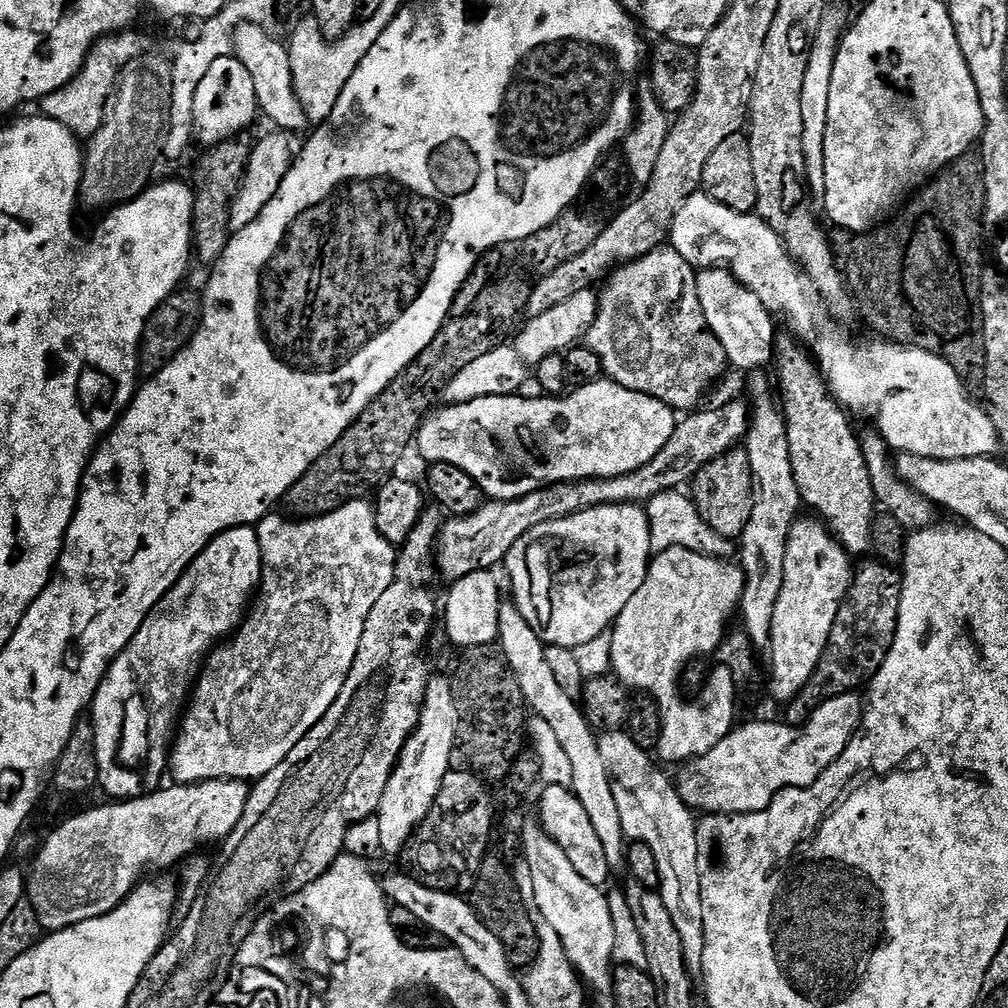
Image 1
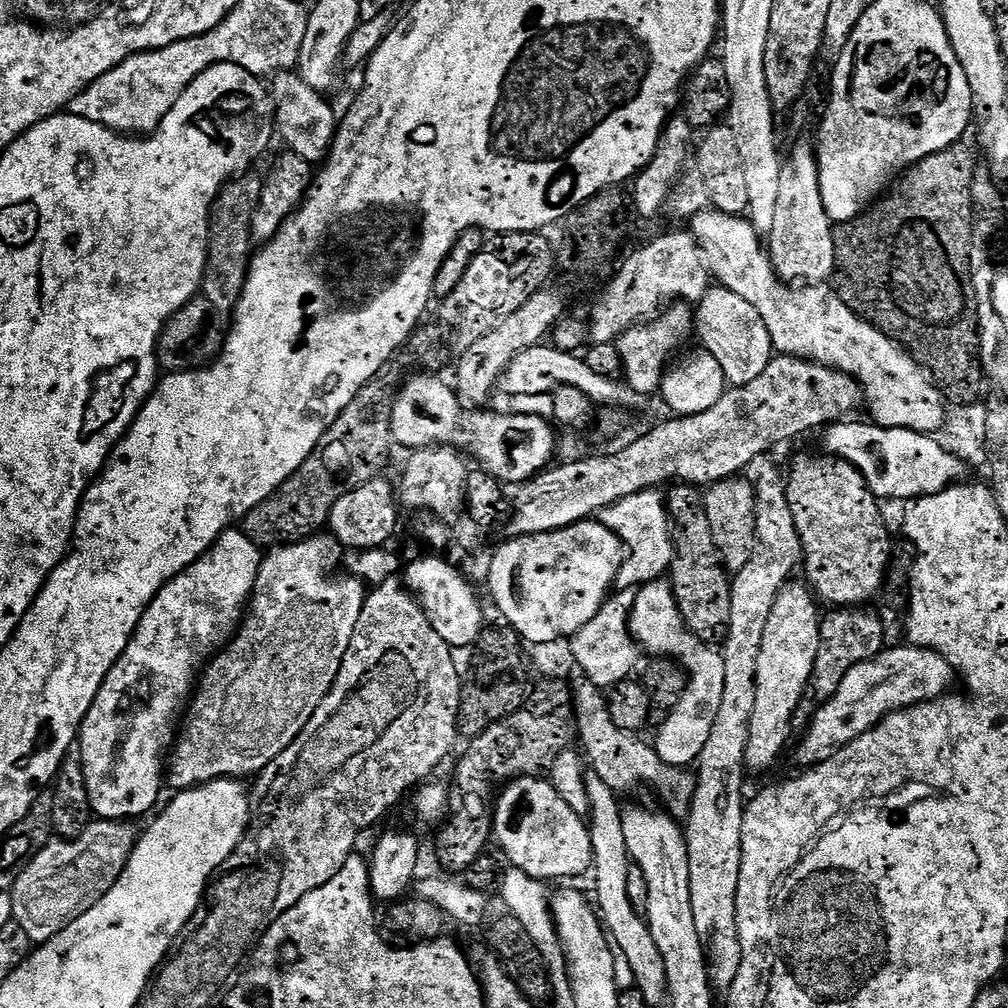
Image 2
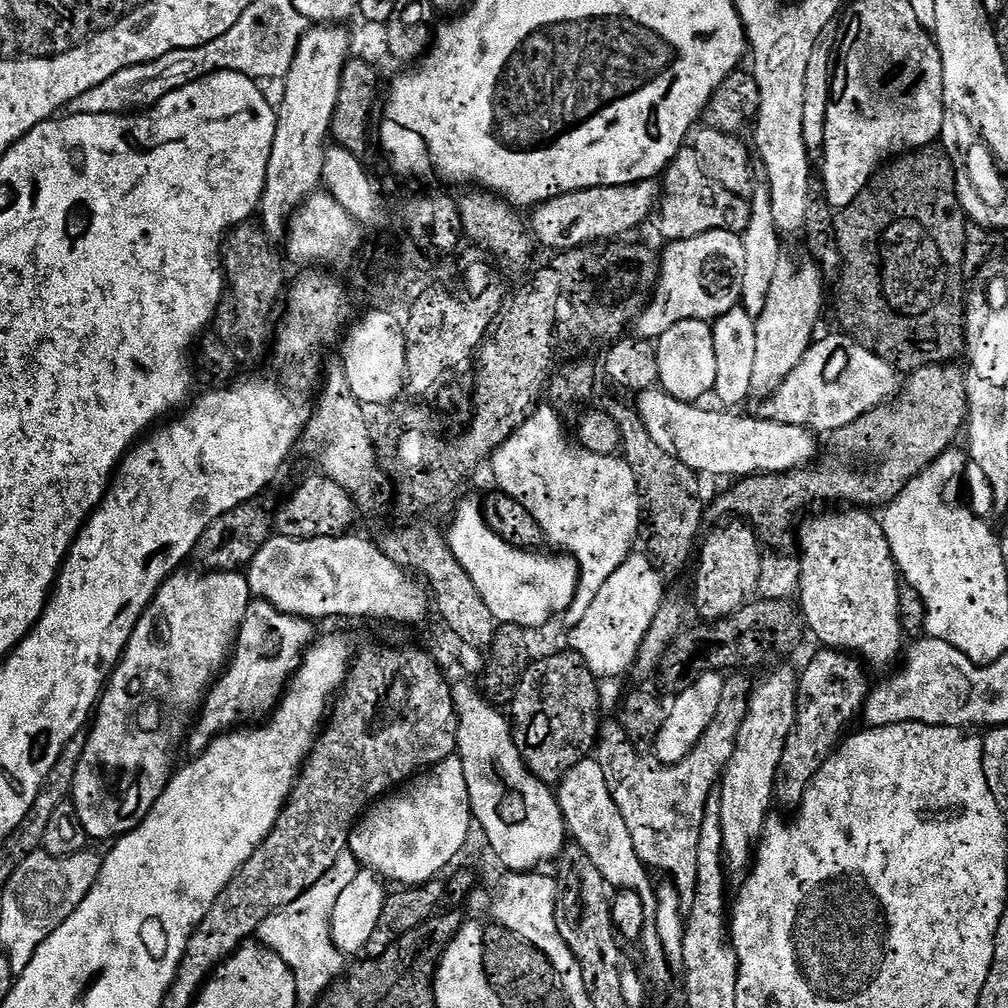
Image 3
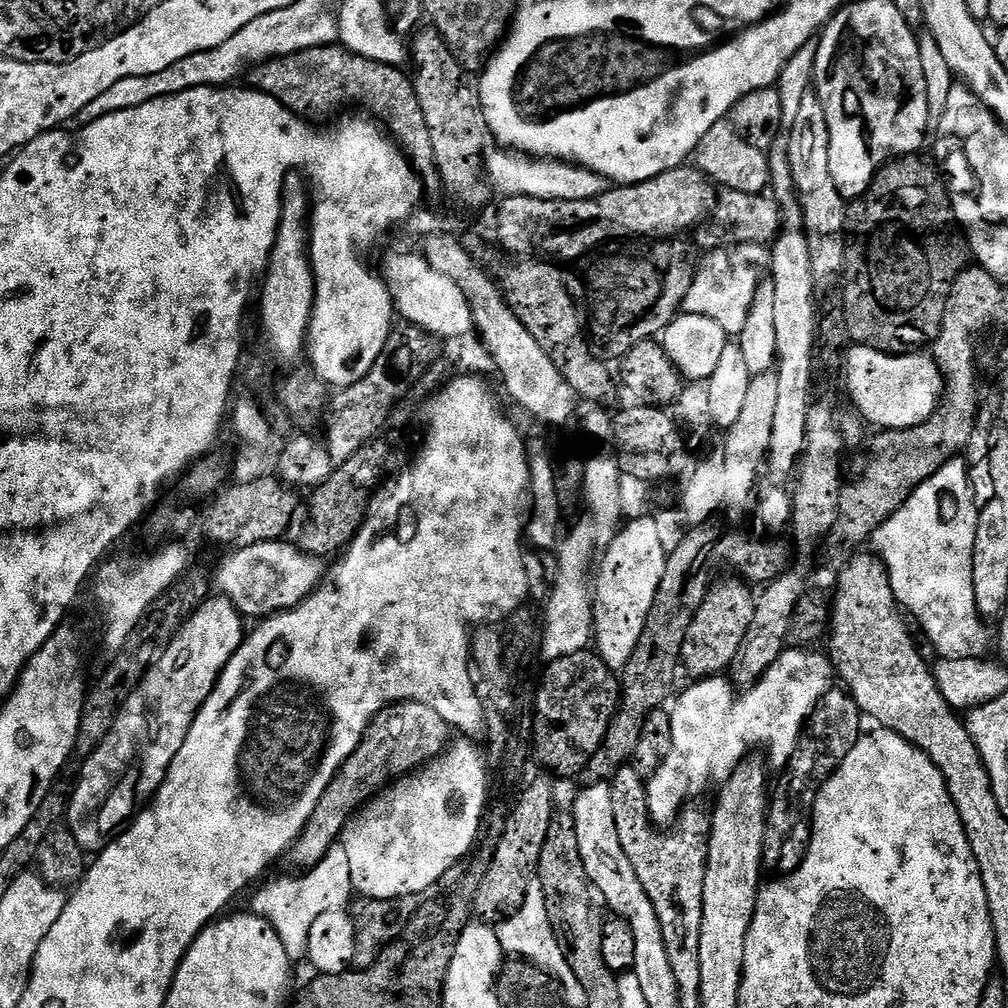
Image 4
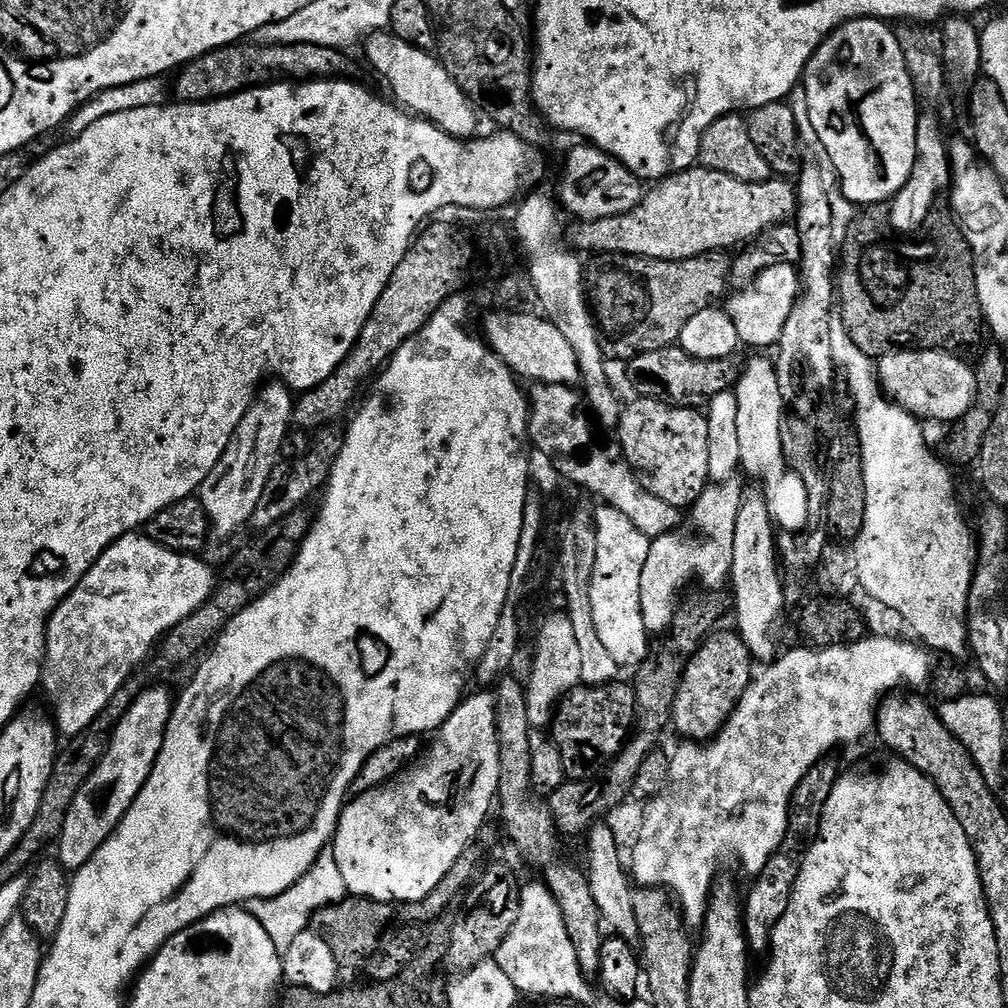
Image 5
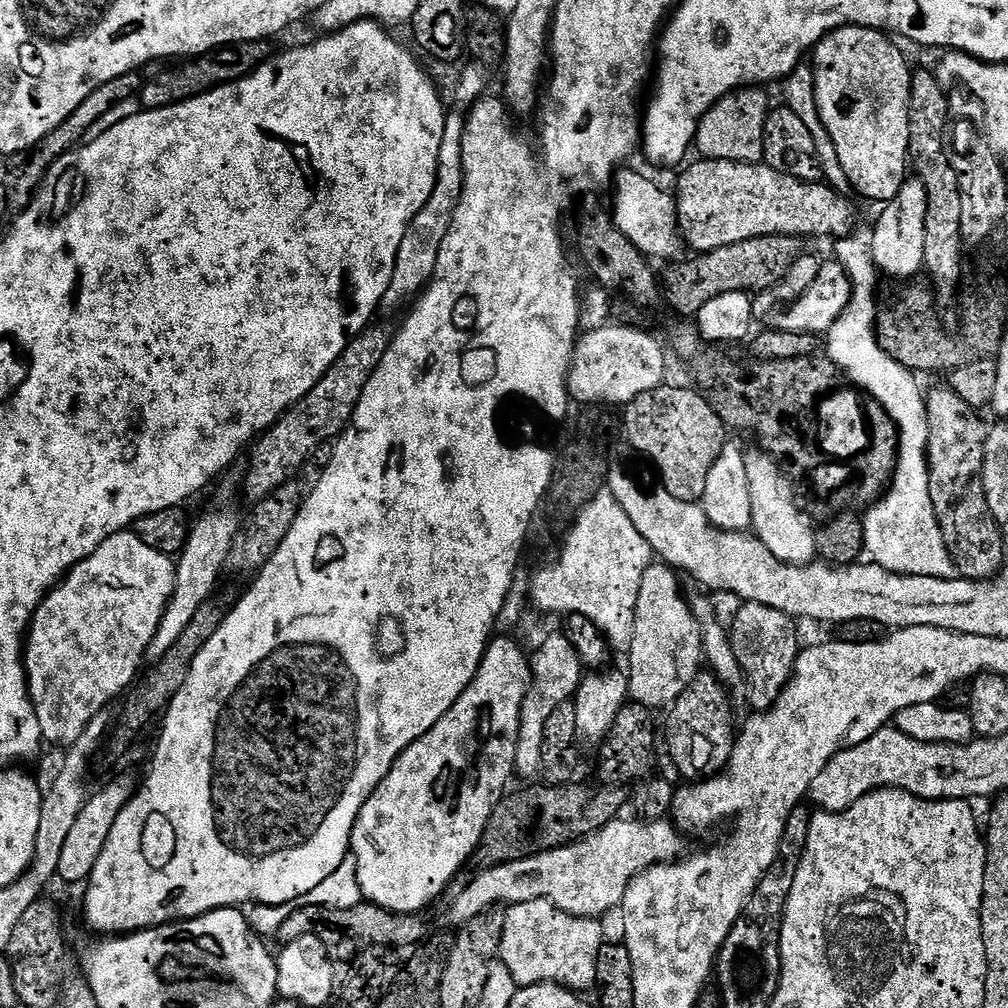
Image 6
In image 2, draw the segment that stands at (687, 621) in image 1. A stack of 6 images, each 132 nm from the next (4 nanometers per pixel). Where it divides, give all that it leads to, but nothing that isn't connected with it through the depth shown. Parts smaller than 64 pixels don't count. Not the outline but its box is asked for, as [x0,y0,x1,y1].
[630,579,726,768]

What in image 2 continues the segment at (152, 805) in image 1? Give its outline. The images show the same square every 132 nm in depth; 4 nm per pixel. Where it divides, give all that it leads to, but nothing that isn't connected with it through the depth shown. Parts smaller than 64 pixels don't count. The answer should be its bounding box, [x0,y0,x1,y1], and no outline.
[12,819,138,946]

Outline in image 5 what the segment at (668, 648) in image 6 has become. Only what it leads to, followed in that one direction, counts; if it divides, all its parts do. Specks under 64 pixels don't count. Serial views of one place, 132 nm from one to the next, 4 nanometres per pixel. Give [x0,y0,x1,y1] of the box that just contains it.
[642,479,744,634]

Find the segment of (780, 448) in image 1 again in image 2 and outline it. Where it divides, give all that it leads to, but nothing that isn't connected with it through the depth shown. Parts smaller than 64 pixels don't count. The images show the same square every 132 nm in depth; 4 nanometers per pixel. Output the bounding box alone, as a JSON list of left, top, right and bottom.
[686,472,802,990]

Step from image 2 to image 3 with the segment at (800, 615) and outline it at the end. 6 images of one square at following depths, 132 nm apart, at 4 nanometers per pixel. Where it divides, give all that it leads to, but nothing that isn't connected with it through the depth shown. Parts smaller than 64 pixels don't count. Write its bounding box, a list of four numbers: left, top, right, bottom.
[718,666,798,877]

